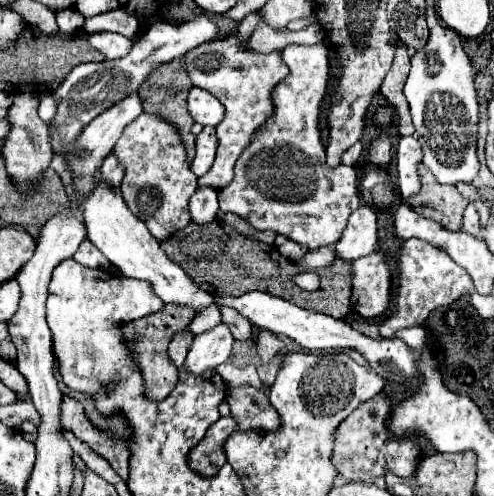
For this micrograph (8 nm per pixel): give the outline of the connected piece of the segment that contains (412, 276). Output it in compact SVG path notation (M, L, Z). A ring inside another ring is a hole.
M408 239L400 247L398 257L398 295L396 295L396 313L390 315L380 327L382 337L394 337L398 329L420 327L424 325L430 311L442 305L458 301L462 295L474 293L474 283L468 271L456 265L442 249L428 245L420 239Z

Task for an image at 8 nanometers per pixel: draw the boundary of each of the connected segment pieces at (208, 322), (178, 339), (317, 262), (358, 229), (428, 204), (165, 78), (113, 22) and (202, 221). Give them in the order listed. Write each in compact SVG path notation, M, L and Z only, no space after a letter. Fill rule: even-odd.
M212 305L212 307L204 309L204 313L198 313L192 319L192 323L188 325L188 329L192 335L200 335L204 331L214 329L216 325L220 325L220 311L218 311L218 305Z
M184 329L184 331L180 331L174 339L172 339L172 343L170 343L170 347L168 347L168 357L170 357L170 361L180 369L182 365L184 365L184 357L186 357L186 353L188 353L188 345L192 343L192 335L188 333L188 329Z
M316 249L316 251L308 251L300 261L298 265L300 267L324 267L324 265L330 265L334 261L334 253L330 249Z
M360 205L348 219L348 225L334 245L336 255L344 261L356 261L370 255L378 245L378 225L376 215L368 205Z
M422 163L418 165L418 175L422 181L422 189L406 203L418 215L436 221L440 227L448 231L458 231L462 227L462 213L468 201L464 201L454 185L440 185Z
M176 59L174 63L168 63L168 65L162 65L160 69L156 69L156 73L152 73L152 77L140 87L138 95L142 99L142 107L146 113L154 113L156 117L168 121L170 125L174 125L182 137L182 143L186 147L186 159L188 163L194 159L194 141L196 137L190 133L190 127L192 127L192 119L188 117L188 107L184 105L184 93L188 93L188 89L192 87L192 83L188 81L188 75L184 73L184 67L182 67L182 61Z
M114 9L96 17L88 17L84 23L84 31L114 31L130 39L138 33L138 29L140 25L136 17L132 17L124 9Z
M198 189L192 197L190 197L190 221L196 225L208 225L212 223L218 215L218 193L214 189Z

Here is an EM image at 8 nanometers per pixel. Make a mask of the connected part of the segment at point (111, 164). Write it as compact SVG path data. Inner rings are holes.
M110 153L104 159L104 163L102 163L100 171L98 171L98 179L104 181L104 183L108 183L108 185L112 185L118 191L120 183L122 183L122 175L124 175L124 169L120 169L120 163L116 161L116 155Z

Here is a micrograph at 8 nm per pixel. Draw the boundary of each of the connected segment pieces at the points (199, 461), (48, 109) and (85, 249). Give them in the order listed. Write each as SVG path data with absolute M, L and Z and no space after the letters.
M221 417L218 423L209 427L205 434L204 441L200 441L200 445L196 445L190 453L188 453L188 465L192 471L196 471L198 475L204 477L212 477L218 473L218 469L226 463L226 455L224 455L224 441L230 437L230 433L234 433L236 425L232 423L232 417Z
M44 95L44 97L40 99L38 111L40 111L42 121L46 121L48 125L52 125L52 123L54 123L54 115L56 115L56 101L54 101L54 97L52 97L52 95Z
M84 239L78 247L78 251L74 253L74 259L84 265L84 267L90 267L90 269L108 269L110 267L110 261L88 241Z

